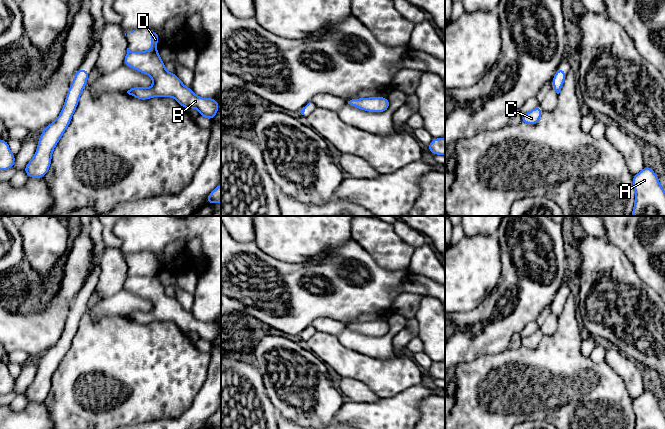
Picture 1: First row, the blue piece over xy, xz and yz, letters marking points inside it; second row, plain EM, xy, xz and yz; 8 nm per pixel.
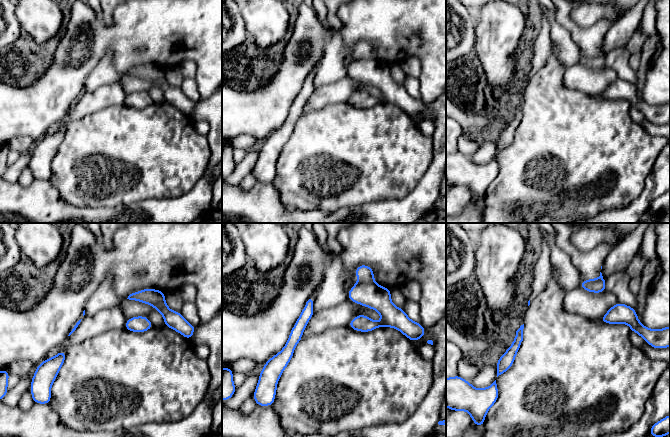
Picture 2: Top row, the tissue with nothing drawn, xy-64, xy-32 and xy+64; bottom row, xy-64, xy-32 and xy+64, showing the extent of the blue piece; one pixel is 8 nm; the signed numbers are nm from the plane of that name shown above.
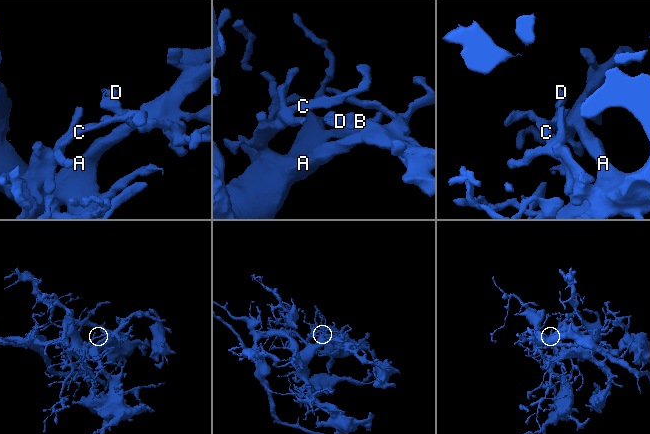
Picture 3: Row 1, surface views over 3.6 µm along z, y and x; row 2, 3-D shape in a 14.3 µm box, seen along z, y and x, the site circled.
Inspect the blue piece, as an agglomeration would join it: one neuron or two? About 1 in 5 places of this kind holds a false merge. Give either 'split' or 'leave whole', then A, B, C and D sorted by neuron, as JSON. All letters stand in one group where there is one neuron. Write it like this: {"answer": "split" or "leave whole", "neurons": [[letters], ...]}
{"answer": "leave whole", "neurons": [["A", "B", "C", "D"]]}

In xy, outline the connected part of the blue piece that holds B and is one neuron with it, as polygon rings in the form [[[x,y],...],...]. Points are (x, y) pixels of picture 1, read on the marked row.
[[[151,34],[151,48],[147,51],[130,51],[127,48],[123,64],[144,73],[153,79],[150,88],[136,86],[127,93],[139,100],[148,100],[153,97],[171,97],[184,108],[196,108],[200,116],[209,121],[219,111],[219,103],[214,98],[201,98],[192,88],[186,87],[176,73],[165,69],[165,63],[157,51],[158,35]]]

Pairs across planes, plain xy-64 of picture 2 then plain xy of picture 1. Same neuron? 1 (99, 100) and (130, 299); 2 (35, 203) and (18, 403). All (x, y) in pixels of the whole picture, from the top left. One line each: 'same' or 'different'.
1: same
2: different

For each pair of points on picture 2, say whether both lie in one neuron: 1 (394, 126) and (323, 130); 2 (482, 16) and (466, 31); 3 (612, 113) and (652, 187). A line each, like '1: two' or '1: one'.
1: one
2: two
3: two

